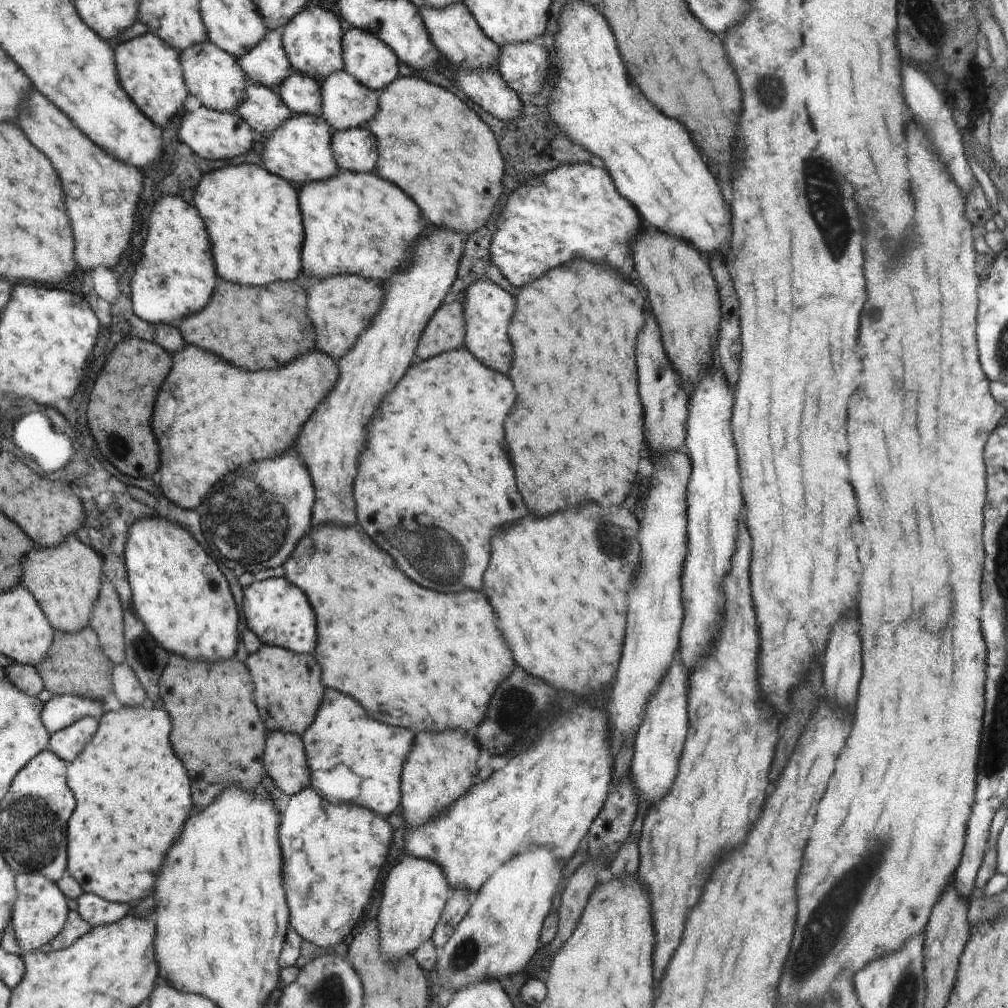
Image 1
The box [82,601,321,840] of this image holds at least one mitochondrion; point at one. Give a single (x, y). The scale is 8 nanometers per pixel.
(142, 650)

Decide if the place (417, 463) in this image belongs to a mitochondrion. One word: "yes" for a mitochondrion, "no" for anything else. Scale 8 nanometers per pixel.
no

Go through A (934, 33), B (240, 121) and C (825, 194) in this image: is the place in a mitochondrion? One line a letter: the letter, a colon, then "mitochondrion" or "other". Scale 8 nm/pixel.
A: mitochondrion
B: other
C: mitochondrion

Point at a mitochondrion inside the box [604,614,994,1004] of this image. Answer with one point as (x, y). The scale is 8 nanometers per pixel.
(826, 927)

